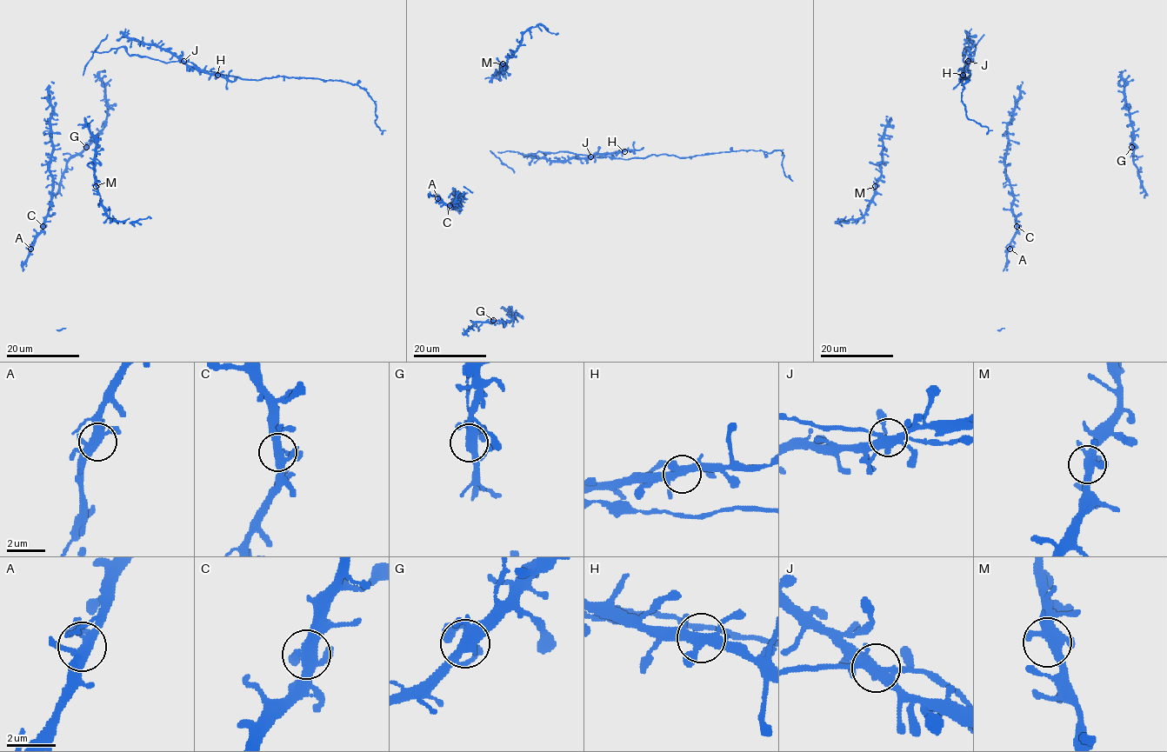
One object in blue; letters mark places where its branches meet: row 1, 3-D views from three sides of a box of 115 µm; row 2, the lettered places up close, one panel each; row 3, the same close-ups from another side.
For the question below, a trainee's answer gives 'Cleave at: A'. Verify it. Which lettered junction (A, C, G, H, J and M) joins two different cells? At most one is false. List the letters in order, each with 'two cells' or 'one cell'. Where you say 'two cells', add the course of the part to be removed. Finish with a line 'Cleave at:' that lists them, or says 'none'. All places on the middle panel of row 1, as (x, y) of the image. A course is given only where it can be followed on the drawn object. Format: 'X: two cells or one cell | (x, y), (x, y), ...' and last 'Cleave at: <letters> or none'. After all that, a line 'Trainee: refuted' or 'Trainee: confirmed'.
A: one cell
C: one cell
G: one cell
H: one cell
J: one cell
M: one cell
Cleave at: none
Trainee: refuted

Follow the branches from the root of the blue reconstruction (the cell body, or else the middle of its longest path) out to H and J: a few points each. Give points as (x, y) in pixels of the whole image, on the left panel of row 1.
H: (92, 55), (123, 46), (130, 55), (164, 62), (183, 61), (217, 75)
J: (92, 55), (93, 52), (108, 52), (123, 46), (130, 55), (145, 56), (164, 62), (183, 61)

